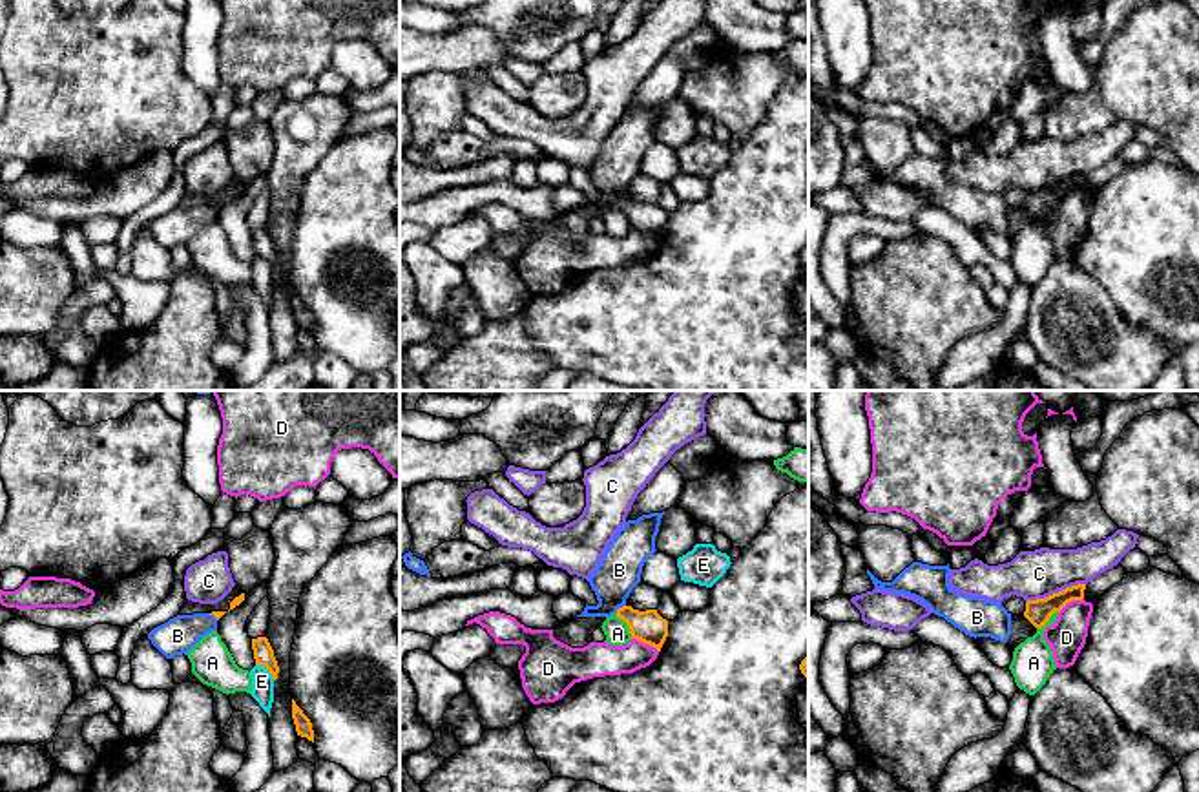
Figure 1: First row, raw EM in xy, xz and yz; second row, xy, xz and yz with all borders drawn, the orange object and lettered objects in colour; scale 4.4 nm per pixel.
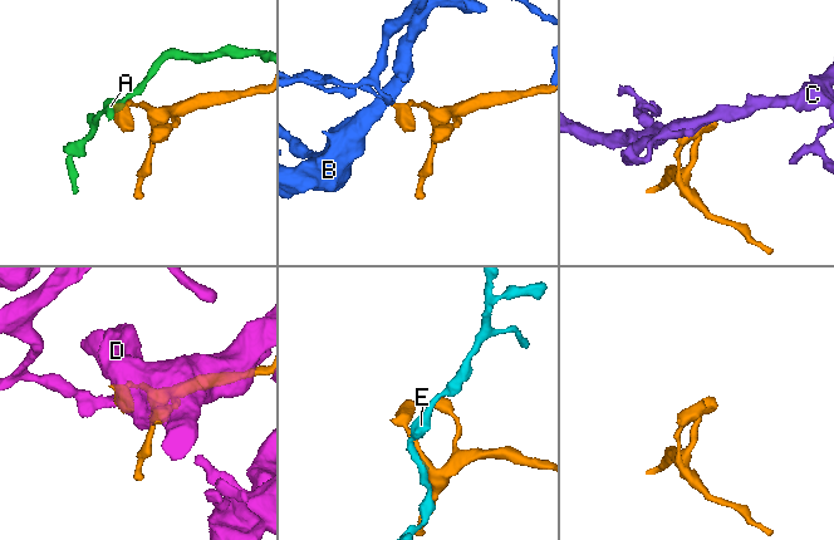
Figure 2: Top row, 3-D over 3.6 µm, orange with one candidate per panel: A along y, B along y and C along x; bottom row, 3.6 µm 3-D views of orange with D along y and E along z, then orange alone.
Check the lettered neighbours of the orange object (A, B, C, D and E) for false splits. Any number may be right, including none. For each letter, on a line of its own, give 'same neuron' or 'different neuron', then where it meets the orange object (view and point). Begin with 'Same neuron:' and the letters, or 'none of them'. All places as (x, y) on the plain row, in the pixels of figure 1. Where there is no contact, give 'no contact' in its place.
Same neuron: none of them
A: different neuron; meets orange in xz at (628, 218)
B: different neuron; meets orange in xz at (619, 199)
C: different neuron; meets orange in yz at (1055, 185)
D: different neuron; meets orange in xz at (645, 234)
E: different neuron; meets orange in xy at (267, 260)

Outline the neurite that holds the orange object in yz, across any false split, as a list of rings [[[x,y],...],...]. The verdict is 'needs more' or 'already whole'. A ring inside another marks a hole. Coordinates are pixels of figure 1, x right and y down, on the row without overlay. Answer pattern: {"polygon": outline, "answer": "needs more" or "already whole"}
{"polygon": [[[1077,175],[1071,179],[1066,179],[1058,184],[1053,184],[1046,190],[1027,192],[1024,208],[1035,217],[1042,219],[1049,212],[1049,208],[1055,203],[1060,203],[1068,193],[1071,192],[1082,192],[1084,190],[1086,175]]], "answer": "already whole"}

